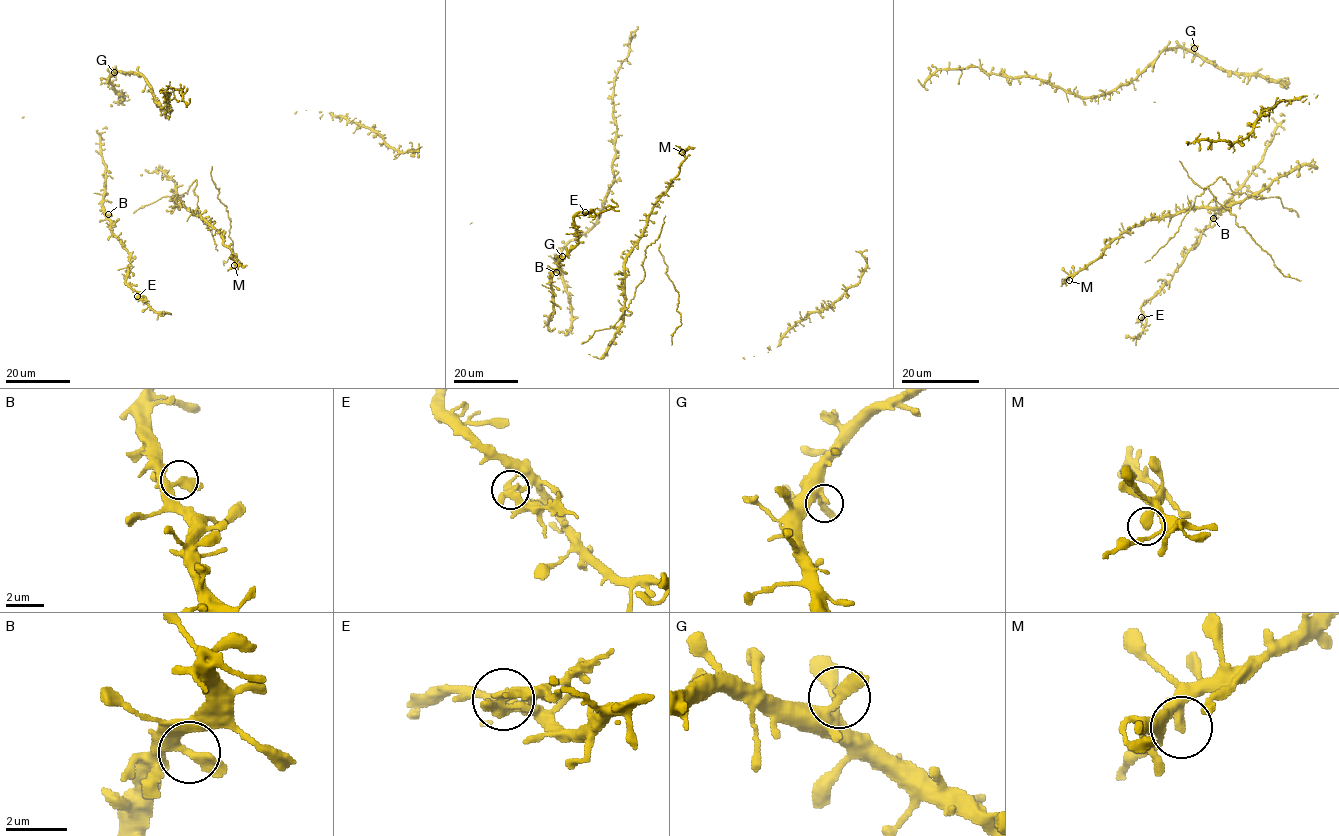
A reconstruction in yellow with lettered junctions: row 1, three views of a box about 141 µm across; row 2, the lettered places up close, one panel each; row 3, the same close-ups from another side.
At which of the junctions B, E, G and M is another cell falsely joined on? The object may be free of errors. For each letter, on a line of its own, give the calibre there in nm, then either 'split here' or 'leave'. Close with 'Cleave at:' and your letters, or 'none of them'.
B: 380 nm | leave
E: 360 nm | split here
G: 360 nm | leave
M: 300 nm | leave
Cleave at: E

